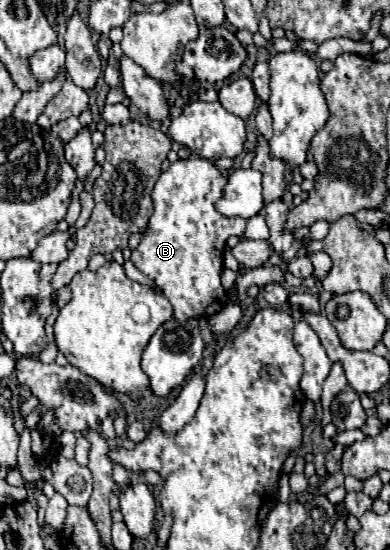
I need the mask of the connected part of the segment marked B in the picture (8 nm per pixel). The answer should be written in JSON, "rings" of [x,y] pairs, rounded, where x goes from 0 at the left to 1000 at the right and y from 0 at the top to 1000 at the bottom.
{"rings":[[[497,285],[497,289],[456,289],[436,296],[426,311],[405,322],[390,362],[395,362],[395,387],[385,395],[379,416],[359,438],[359,445],[338,456],[333,475],[354,493],[379,500],[410,525],[426,544],[436,544],[446,558],[446,576],[472,587],[487,576],[538,576],[564,558],[574,558],[590,540],[564,518],[564,496],[569,496],[569,464],[574,464],[574,445],[590,427],[626,427],[631,402],[621,395],[574,395],[559,387],[554,369],[574,351],[585,325],[554,307],[554,300],[533,289]]]}

